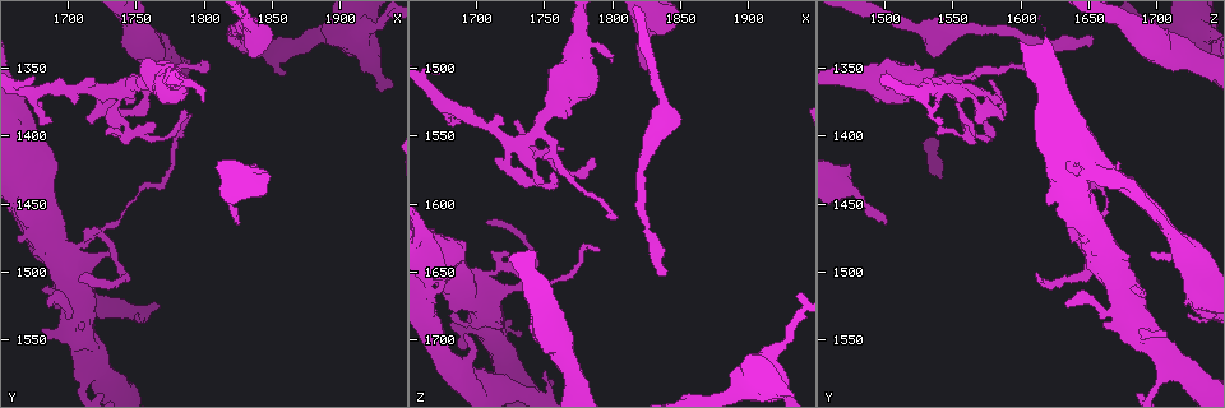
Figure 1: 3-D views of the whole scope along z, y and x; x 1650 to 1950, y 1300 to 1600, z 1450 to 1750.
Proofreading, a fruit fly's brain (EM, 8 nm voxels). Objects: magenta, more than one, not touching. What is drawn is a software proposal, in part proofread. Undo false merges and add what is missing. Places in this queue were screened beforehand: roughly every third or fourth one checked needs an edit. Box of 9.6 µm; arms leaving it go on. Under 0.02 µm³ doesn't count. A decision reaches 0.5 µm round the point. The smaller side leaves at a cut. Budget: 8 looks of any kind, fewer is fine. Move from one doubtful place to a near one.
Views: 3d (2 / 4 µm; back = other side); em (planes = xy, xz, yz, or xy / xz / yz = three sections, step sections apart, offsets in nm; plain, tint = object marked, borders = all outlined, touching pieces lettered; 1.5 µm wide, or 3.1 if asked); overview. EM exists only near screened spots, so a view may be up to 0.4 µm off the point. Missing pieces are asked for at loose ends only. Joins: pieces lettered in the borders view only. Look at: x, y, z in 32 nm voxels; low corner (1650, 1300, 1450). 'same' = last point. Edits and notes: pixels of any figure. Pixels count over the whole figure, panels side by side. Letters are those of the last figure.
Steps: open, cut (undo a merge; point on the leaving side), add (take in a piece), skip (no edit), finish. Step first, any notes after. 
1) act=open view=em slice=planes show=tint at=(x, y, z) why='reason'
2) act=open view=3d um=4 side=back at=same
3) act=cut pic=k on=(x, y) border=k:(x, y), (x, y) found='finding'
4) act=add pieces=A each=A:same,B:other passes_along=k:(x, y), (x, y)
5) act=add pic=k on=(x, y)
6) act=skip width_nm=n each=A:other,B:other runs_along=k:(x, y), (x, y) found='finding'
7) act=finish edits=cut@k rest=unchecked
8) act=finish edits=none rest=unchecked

act=open view=em slice=planes show=borders at=(1786, 1382, 1566) why='free end'

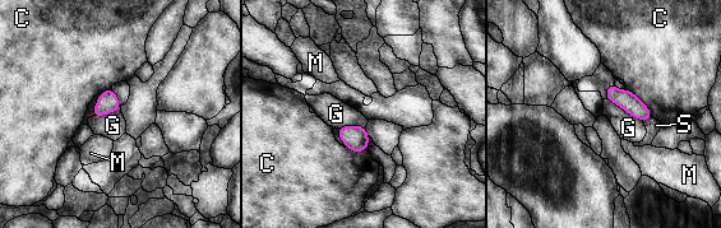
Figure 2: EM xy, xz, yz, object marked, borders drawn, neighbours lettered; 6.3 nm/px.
act=skip each=C:other,G:other,M:other,S:other border=2:(606, 98), (642, 121) found='none of them fits'

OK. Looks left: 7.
act=open view=em slice=planes show=borders at=(1734, 1366, 1552) why='a fork'

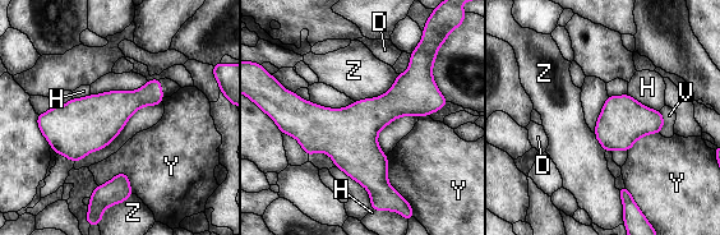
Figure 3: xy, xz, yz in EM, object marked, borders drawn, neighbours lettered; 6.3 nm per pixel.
act=skip each=D:other,H:other,V:other,Y:other,Z:other runs_along=3:(438, 102), (286, 110) found='continuous, no second neuron'

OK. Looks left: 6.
act=open view=em slice=planes show=borders at=(1708, 1502, 1612) why='end of a long branch'

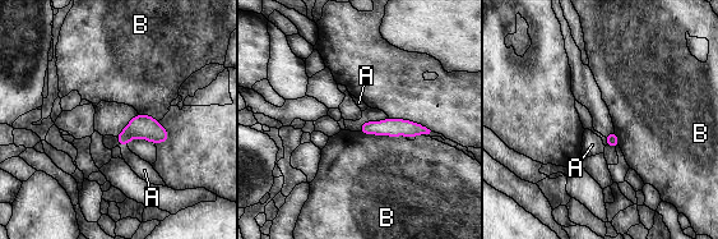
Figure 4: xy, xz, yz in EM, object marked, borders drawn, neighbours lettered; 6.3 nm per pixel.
act=skip width_nm=80 each=A:other,B:other border=4:(358, 131), (366, 134), (406, 137) found='no lettered piece goes on from it'

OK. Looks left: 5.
act=finish edits=none rest=unchecked

